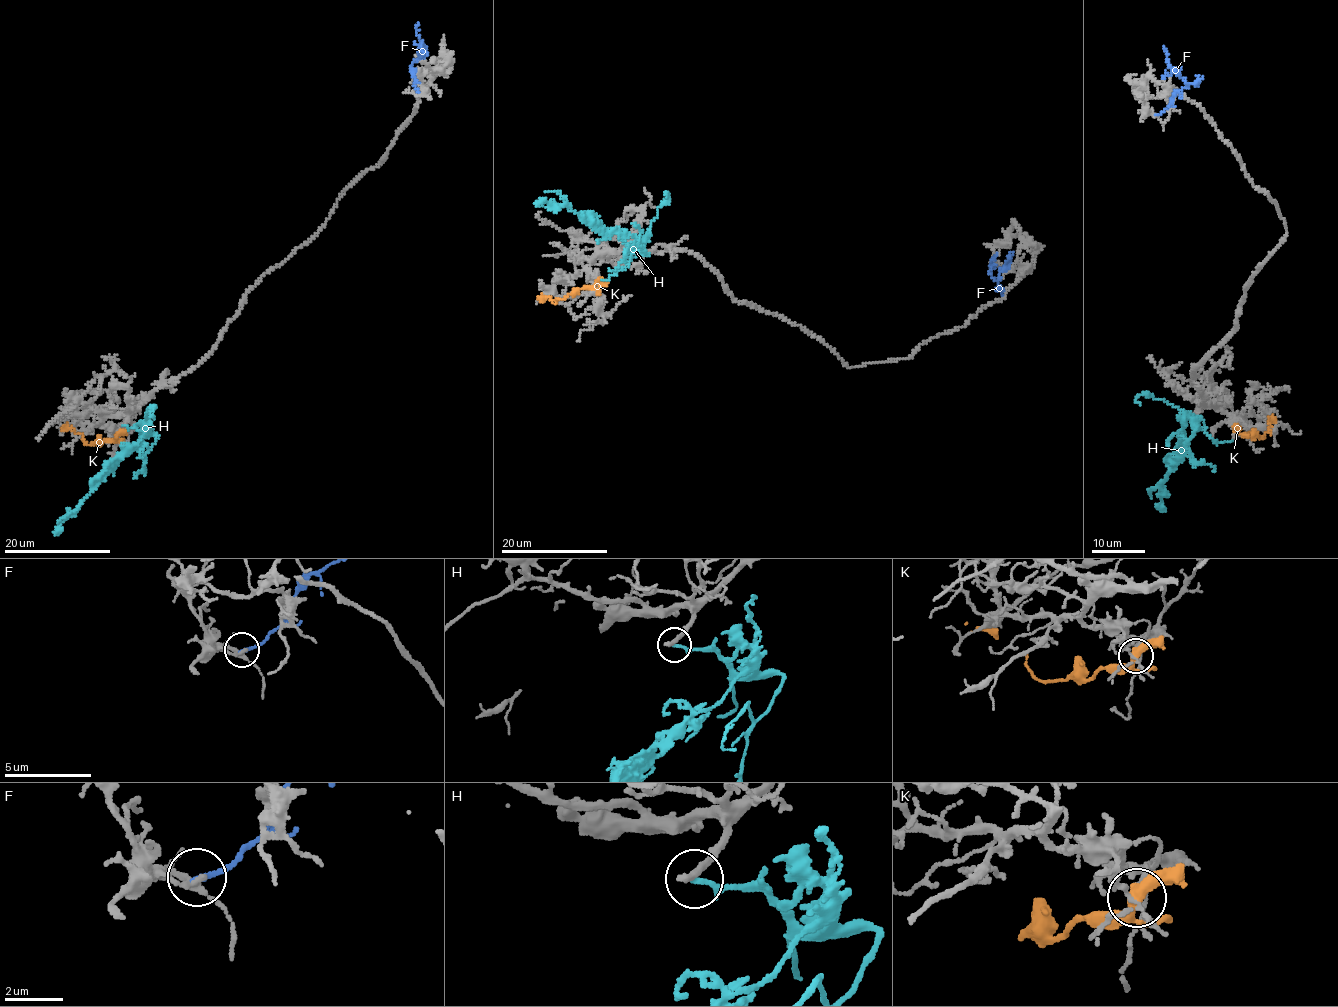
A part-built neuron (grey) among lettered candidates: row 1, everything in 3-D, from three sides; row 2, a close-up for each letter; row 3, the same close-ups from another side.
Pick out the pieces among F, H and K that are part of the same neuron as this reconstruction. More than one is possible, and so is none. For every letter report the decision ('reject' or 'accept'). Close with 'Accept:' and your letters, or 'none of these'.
F: reject
H: reject
K: reject
Accept: none of these

